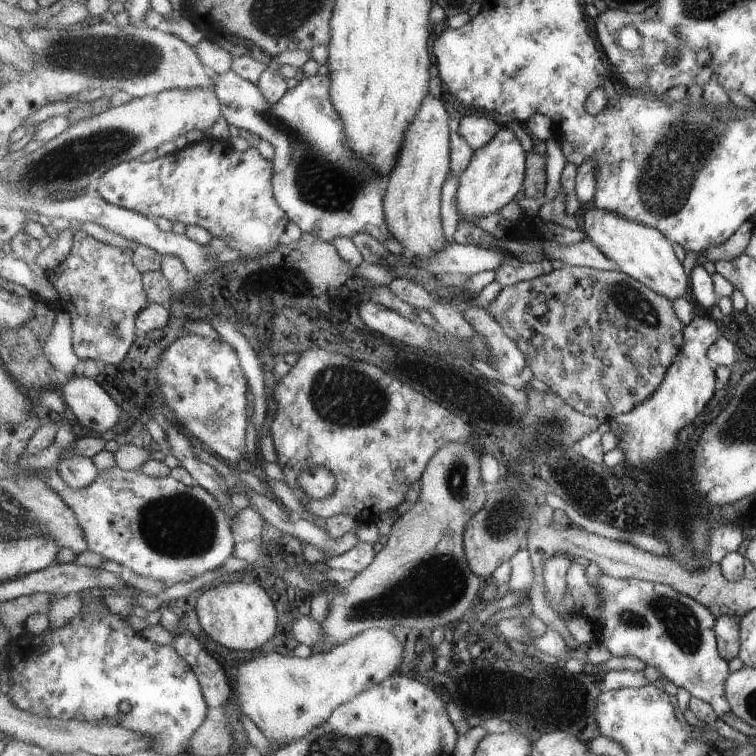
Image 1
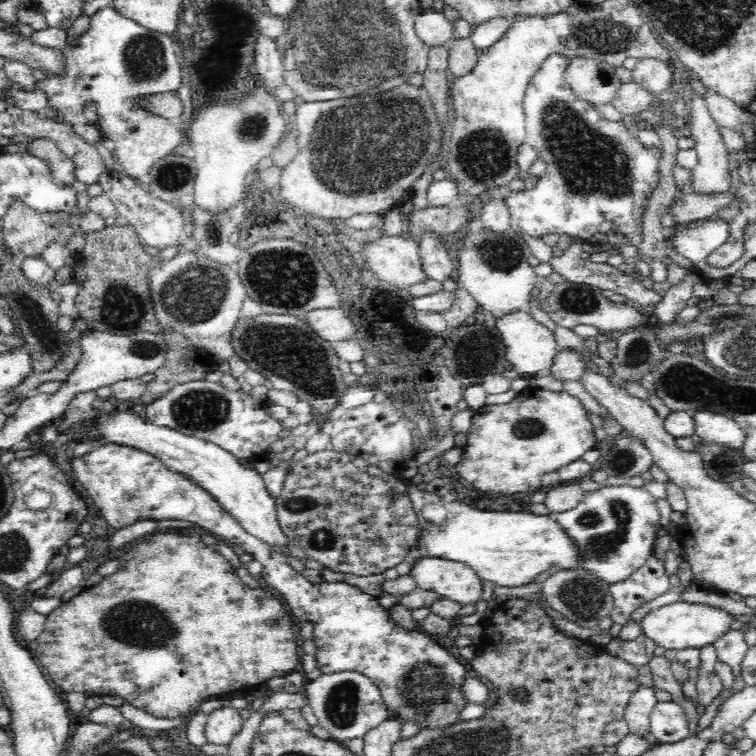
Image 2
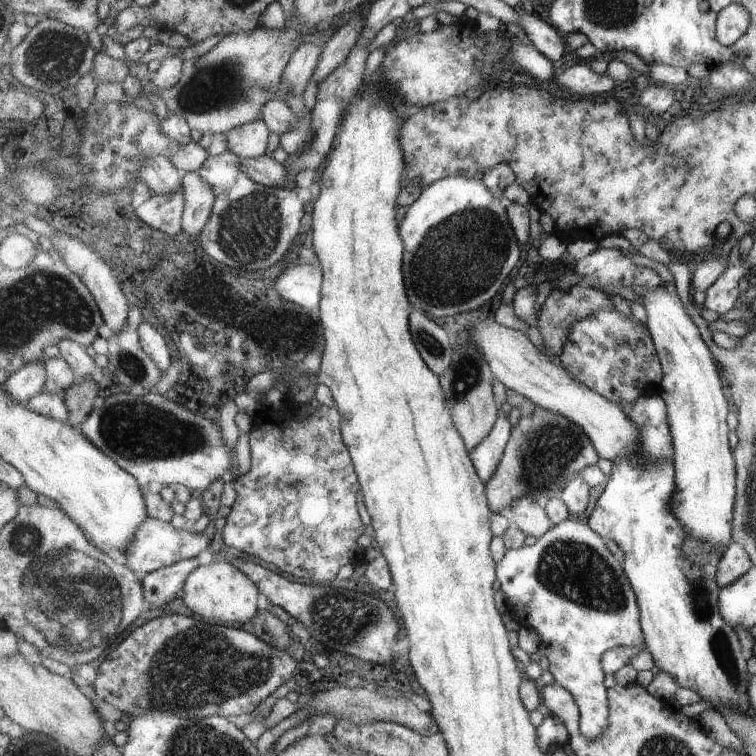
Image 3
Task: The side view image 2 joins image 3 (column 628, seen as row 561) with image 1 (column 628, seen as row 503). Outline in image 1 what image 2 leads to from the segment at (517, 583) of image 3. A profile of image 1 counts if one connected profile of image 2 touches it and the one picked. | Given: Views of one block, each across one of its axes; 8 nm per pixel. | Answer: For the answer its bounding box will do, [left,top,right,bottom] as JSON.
[591,571,734,720]

